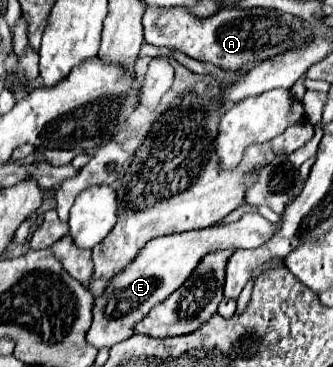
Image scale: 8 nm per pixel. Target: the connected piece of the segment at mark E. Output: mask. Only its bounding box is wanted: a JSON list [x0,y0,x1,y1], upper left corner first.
[87,213,279,349]

